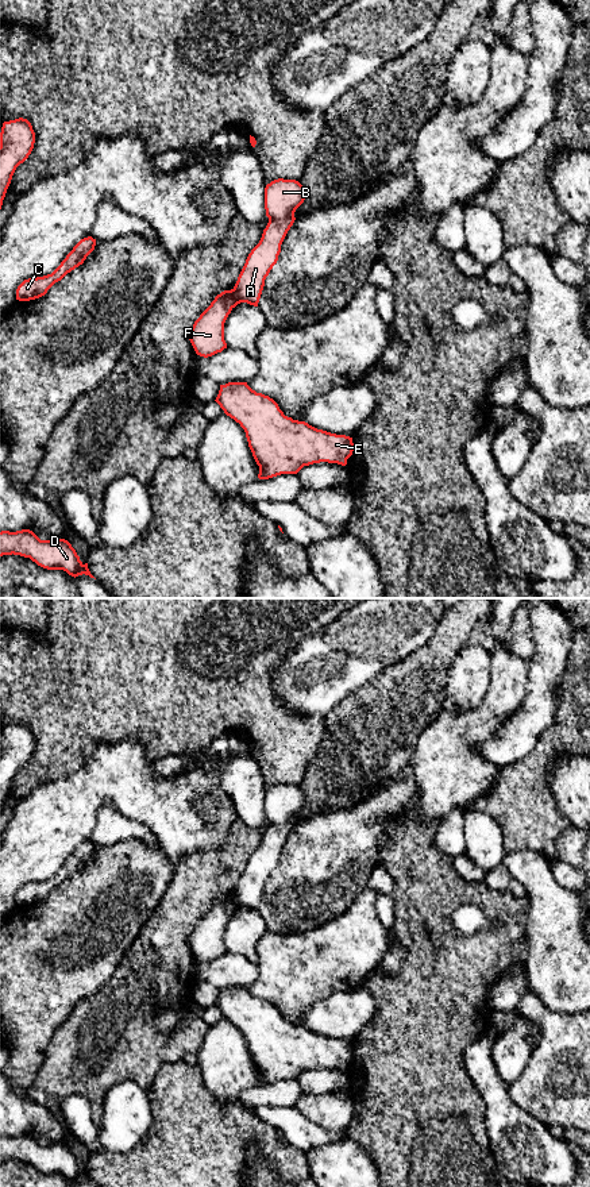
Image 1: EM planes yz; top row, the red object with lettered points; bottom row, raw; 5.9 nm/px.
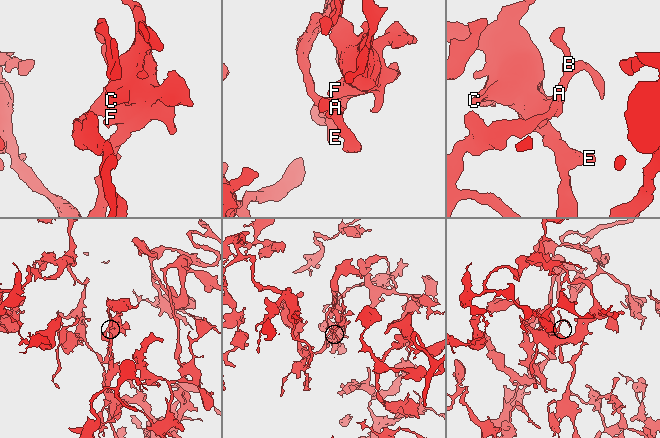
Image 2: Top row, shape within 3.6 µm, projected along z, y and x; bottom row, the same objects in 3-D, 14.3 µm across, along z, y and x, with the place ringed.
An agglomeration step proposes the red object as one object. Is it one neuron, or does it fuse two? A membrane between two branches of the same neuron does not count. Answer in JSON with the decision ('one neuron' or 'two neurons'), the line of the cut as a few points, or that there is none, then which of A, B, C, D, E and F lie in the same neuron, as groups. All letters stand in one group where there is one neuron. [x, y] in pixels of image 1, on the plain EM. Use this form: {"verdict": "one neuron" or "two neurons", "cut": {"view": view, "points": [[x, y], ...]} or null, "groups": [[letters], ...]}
{"verdict": "two neurons", "cut": {"view": "yz", "points": [[232, 894], [234, 912]]}, "groups": [["A", "B", "D"], ["C", "E", "F"]]}

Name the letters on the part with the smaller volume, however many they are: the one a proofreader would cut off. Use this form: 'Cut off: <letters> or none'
Cut off: A, B, D

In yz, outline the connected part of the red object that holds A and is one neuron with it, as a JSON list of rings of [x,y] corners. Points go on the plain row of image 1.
[[[278,783],[266,790],[265,814],[269,828],[234,891],[234,913],[240,907],[258,912],[265,885],[278,866],[281,849],[296,825],[294,817],[304,805],[304,791],[296,785]]]

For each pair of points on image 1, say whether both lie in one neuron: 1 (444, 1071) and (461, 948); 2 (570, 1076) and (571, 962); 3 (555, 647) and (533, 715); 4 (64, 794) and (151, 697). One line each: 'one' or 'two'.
1: one
2: two
3: one
4: two

